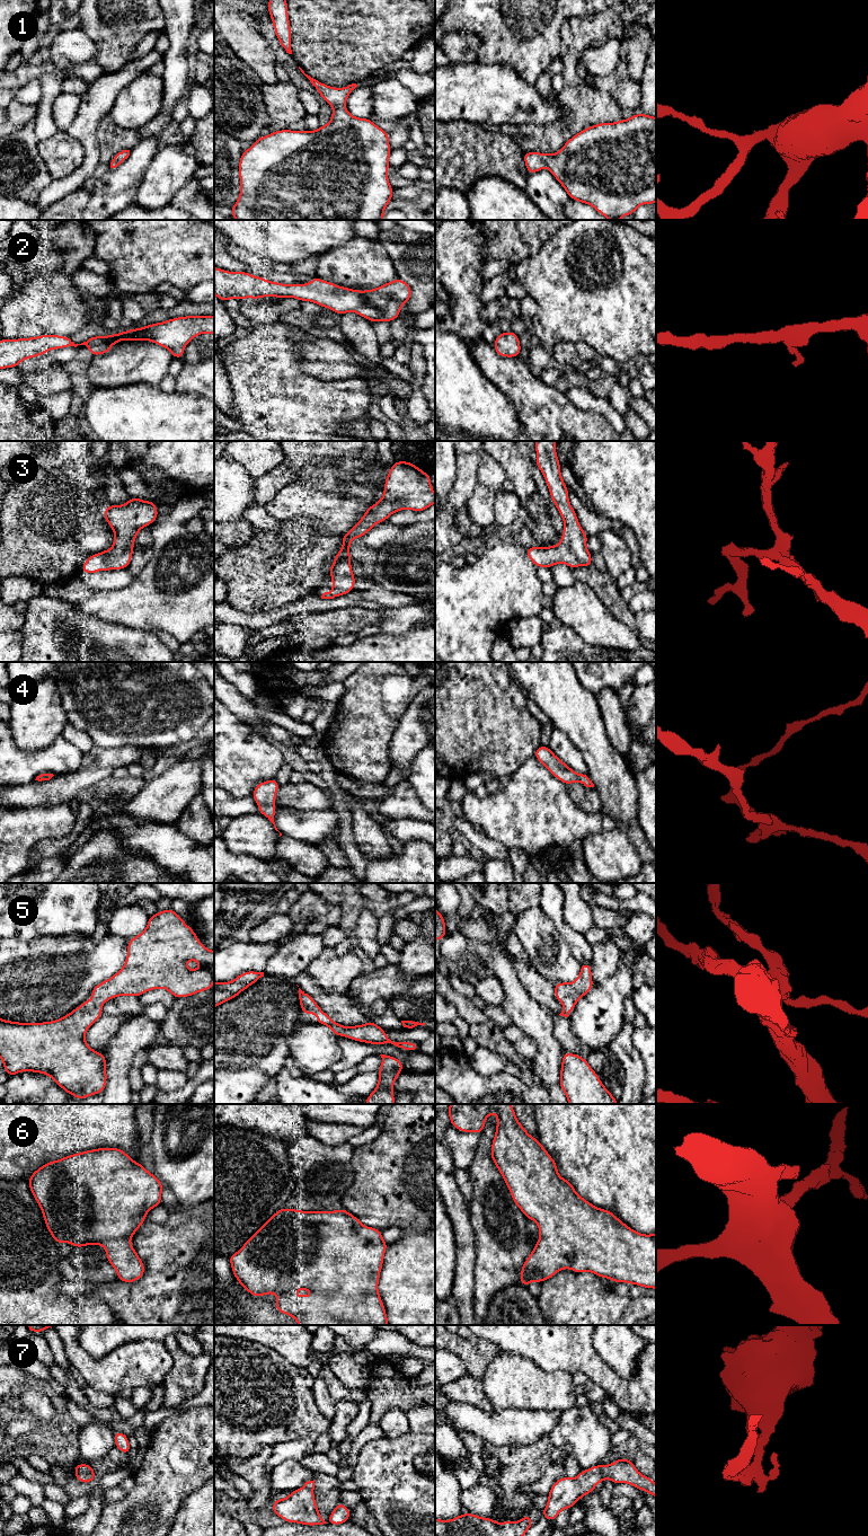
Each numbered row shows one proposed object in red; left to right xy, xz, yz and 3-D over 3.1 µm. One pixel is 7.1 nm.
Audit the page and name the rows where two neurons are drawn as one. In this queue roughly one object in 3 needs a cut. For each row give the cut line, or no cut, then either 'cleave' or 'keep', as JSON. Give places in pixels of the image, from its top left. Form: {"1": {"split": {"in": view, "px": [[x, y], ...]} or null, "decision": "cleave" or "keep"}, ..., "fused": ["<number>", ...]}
{"1": {"split": null, "decision": "keep"}, "2": {"split": null, "decision": "keep"}, "3": {"split": null, "decision": "keep"}, "4": {"split": null, "decision": "keep"}, "5": {"split": null, "decision": "keep"}, "6": {"split": null, "decision": "keep"}, "7": {"split": null, "decision": "keep"}, "fused": []}

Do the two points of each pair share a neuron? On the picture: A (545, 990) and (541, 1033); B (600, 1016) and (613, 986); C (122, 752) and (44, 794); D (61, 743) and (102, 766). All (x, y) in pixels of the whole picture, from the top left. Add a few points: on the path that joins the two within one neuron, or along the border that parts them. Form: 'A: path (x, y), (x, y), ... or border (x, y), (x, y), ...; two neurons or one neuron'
A: border (524, 987), (537, 1002), (555, 1015); two neurons
B: path (601, 1008), (610, 994); one neuron
C: path (103, 761), (85, 777), (63, 788); one neuron
D: border (83, 753), (81, 764), (77, 769), (62, 773); two neurons

